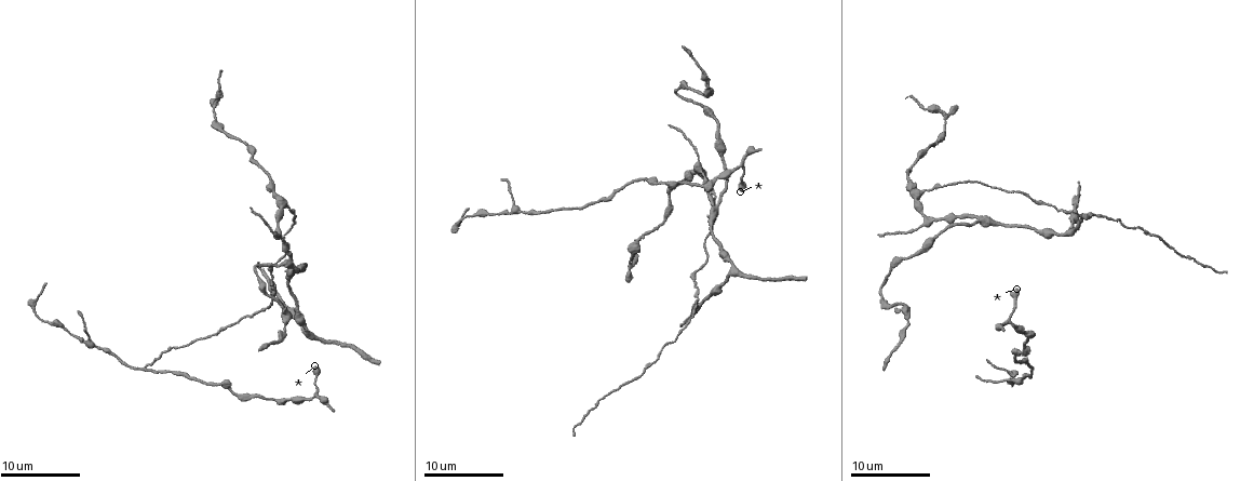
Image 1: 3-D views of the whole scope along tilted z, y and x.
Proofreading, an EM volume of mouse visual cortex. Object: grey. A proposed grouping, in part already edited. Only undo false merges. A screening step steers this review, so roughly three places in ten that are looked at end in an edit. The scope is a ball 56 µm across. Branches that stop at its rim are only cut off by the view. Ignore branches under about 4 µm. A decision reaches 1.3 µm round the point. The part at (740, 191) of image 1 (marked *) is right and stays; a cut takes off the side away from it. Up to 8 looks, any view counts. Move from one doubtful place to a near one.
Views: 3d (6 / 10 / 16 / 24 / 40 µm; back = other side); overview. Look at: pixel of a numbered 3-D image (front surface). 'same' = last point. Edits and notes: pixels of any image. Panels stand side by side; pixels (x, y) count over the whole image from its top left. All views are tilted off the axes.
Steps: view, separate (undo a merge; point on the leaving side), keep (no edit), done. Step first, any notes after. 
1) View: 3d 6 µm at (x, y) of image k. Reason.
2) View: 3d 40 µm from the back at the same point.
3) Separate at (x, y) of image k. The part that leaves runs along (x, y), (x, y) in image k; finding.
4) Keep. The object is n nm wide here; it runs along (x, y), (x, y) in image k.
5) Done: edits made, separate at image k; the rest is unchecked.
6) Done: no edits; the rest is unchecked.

View: 3d 16 µm at (86, 342) of image 1. Thin arm on a thick one.

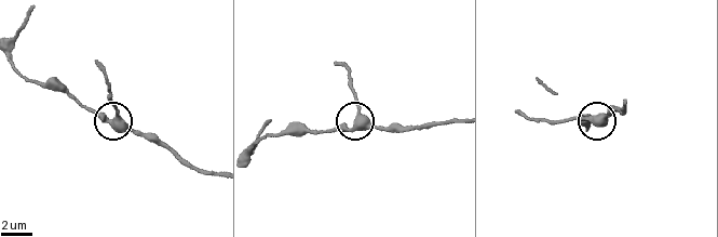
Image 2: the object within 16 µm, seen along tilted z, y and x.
View: 3d 6 µm at (116, 119) of image 2. Zoom in.

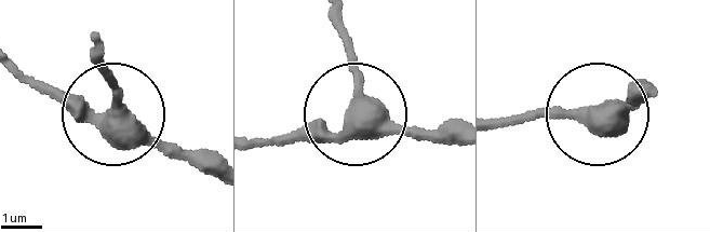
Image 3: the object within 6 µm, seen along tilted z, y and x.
Keep. 3 arms meet here; it runs along (208, 173), (126, 124), (99, 45) in image 3; all the same cell.

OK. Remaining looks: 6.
View: 3d 10 µm at (921, 191) of image 1.

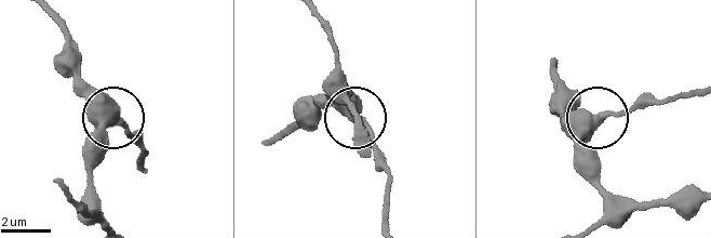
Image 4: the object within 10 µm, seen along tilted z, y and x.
Separate at (131, 134) of image 4. The part that leaves runs along (597, 117), (695, 94) in image 4; a second cell is stuck on.

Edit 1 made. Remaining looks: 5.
View: overview.

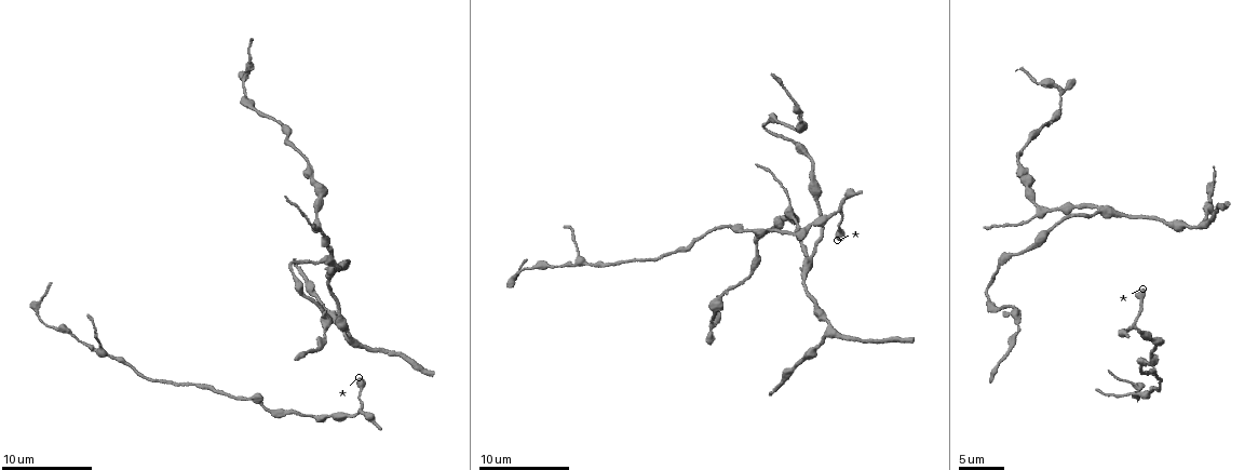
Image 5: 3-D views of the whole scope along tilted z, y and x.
View: 3d 10 µm at (787, 207) of image 5. Three-way junction.

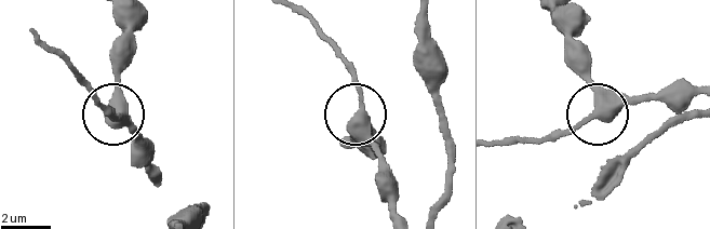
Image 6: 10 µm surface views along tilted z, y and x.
Keep. 3 arms meet here; it runs along (697, 92), (623, 103), (549, 133) in image 6; all the same cell.

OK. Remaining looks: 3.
View: 3d 6 µm at (1061, 92) of image 5. Thick turns thin.

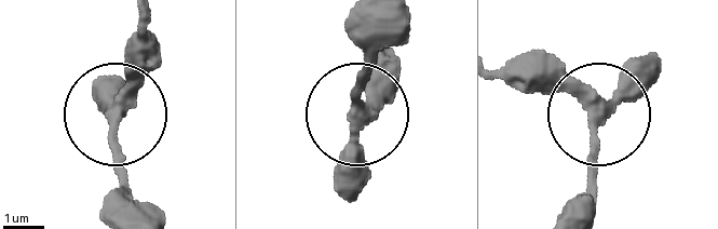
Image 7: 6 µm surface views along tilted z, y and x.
Keep. The object is 270 nm wide here; it runs along (561, 214), (591, 187), (594, 116), (550, 83), (499, 77) in image 7; all the same cell.

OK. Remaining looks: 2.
Done: edits made, separate at image 4; the rest is unchecked.

